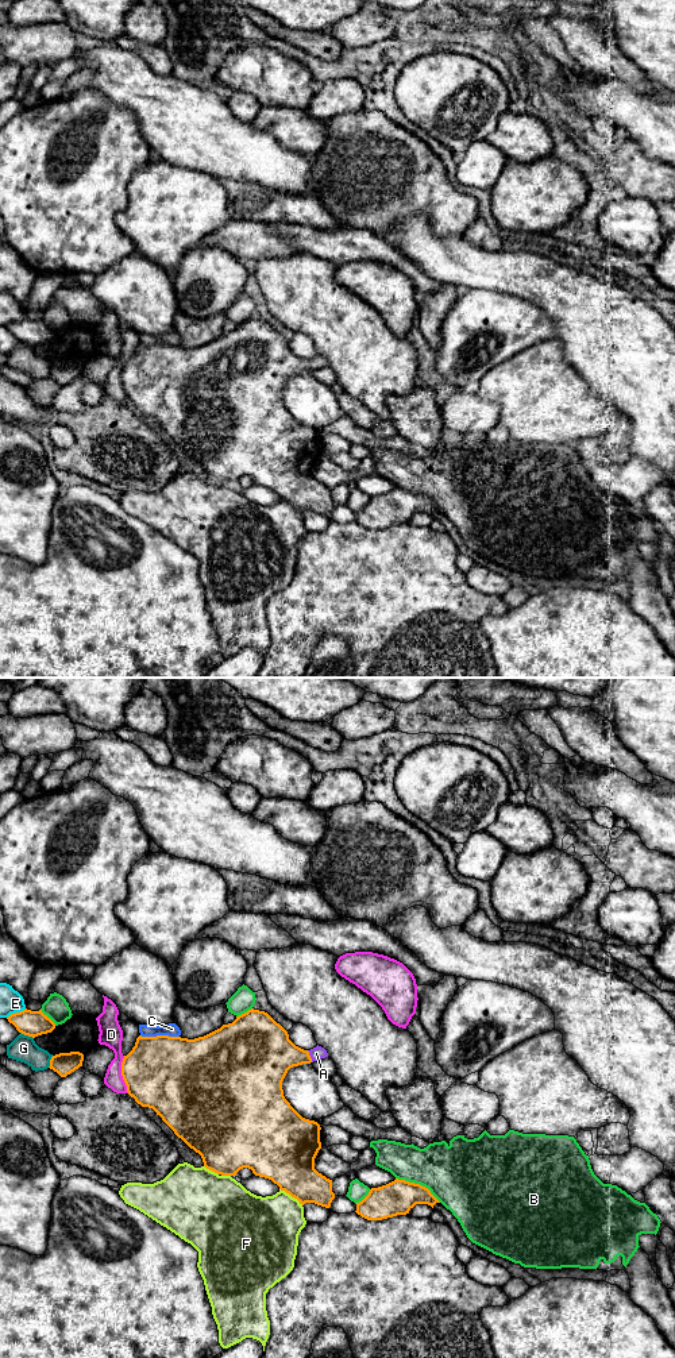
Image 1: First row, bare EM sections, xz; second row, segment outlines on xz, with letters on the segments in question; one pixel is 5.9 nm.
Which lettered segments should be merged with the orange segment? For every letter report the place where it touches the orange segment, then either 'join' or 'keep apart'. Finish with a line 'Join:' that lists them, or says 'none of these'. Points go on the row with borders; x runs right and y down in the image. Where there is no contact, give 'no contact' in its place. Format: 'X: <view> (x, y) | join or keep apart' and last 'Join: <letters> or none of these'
A: xz (309, 1056) | join
B: xz (419, 1184) | keep apart
C: xz (159, 1036) | keep apart
D: xz (122, 1075) | keep apart
E: xz (16, 1013) | keep apart
F: xz (292, 1196) | keep apart
G: xz (27, 1034) | keep apart
Join: A

